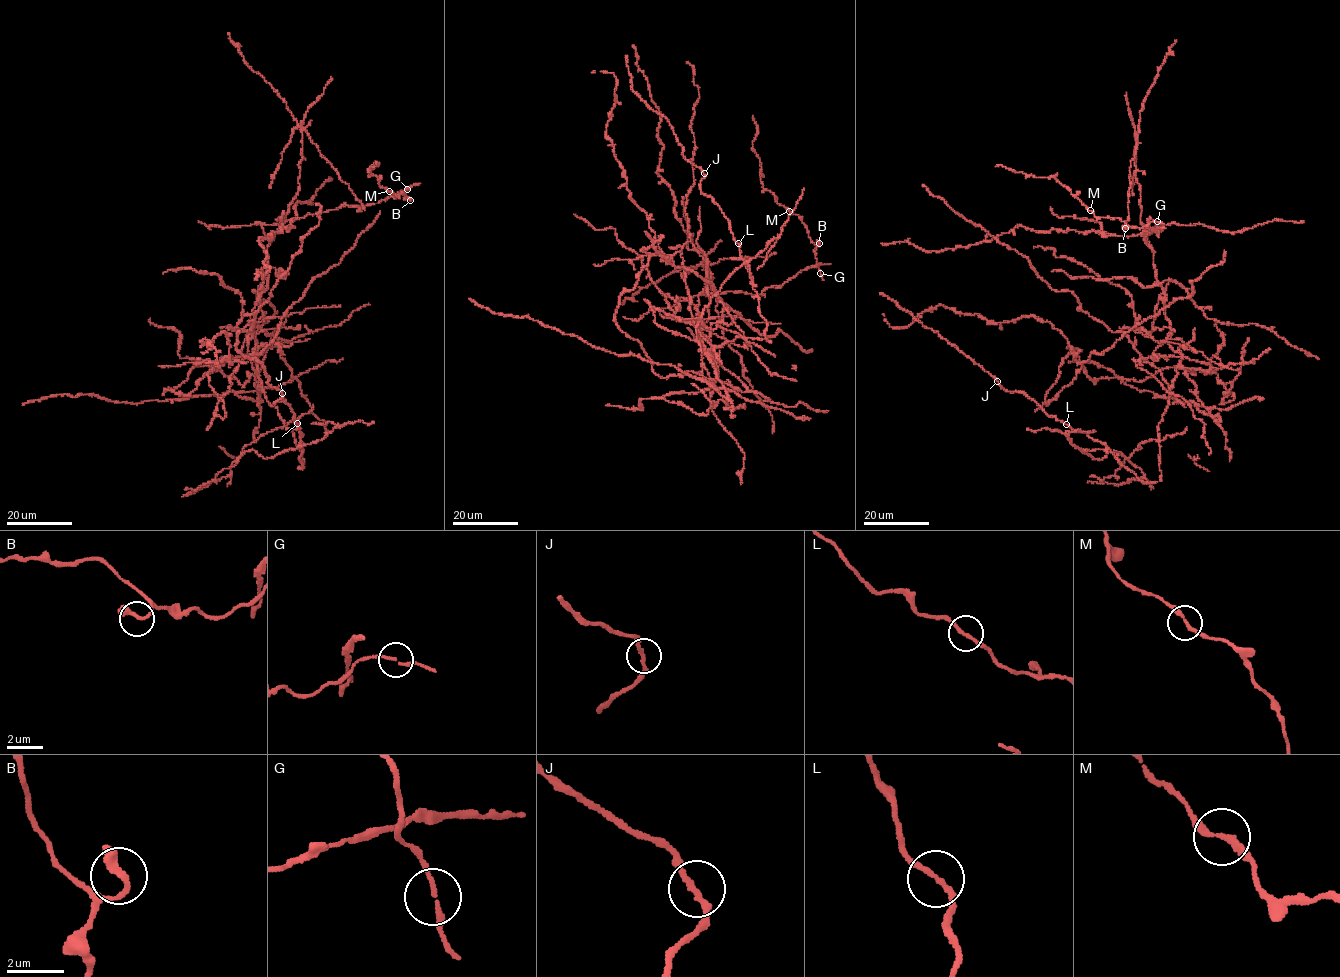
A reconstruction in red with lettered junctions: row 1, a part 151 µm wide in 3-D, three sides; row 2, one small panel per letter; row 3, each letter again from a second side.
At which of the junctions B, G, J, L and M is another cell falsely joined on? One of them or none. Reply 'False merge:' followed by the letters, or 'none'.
False merge: L

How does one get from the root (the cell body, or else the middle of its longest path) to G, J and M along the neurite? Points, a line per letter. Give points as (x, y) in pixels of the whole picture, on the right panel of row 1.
G: (1196, 370), (1183, 368), (1167, 340), (1165, 294), (1144, 240), (1161, 231), (1149, 226), (1157, 221)
J: (1196, 370), (1206, 373), (1176, 368), (1160, 440), (1100, 459), (1082, 451), (1104, 444), (997, 381)
M: (1196, 370), (1183, 368), (1167, 340), (1165, 294), (1144, 240), (1162, 229), (1090, 210)

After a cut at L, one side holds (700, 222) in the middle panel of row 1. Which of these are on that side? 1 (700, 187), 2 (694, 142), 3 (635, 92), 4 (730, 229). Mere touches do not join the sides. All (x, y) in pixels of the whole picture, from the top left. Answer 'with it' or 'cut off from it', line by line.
1: cut off from it
2: with it
3: cut off from it
4: cut off from it

